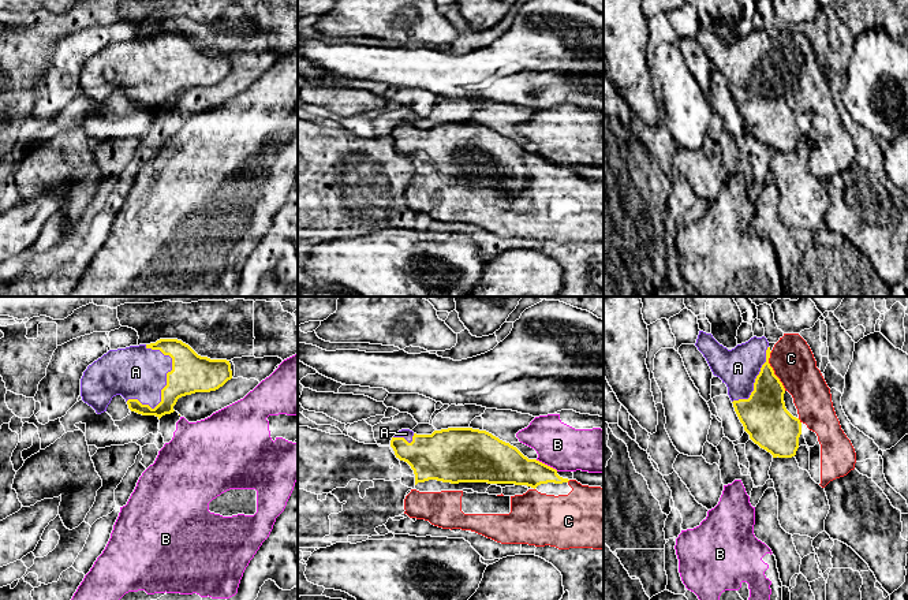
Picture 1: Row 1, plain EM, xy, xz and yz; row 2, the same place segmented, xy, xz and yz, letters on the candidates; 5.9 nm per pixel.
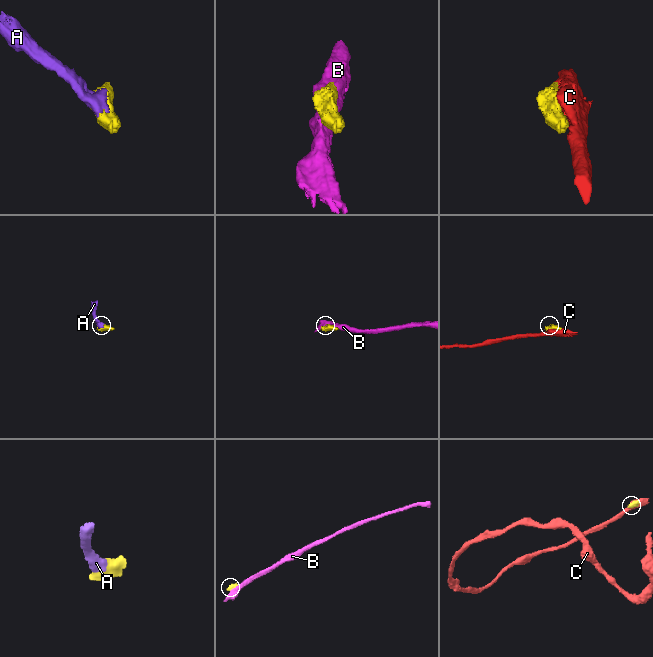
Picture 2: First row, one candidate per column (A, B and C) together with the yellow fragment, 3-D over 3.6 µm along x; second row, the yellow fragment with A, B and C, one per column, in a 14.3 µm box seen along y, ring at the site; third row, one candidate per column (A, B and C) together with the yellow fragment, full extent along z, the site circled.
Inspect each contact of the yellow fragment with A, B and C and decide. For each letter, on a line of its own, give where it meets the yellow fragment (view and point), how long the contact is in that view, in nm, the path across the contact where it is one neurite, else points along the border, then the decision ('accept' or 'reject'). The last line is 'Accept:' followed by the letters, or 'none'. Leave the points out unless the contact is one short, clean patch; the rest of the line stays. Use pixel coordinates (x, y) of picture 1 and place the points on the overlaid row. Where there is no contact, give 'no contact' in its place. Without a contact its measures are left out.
A: contact xy (161, 395); length 380 nm; accept
B: contact xz (546, 465); length 150 nm; reject
C: contact yz (773, 371); length 240 nm; accept
Accept: A, C

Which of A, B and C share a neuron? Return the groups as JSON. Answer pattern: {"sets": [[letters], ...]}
{"sets": [["A", "C"], ["B"]]}

